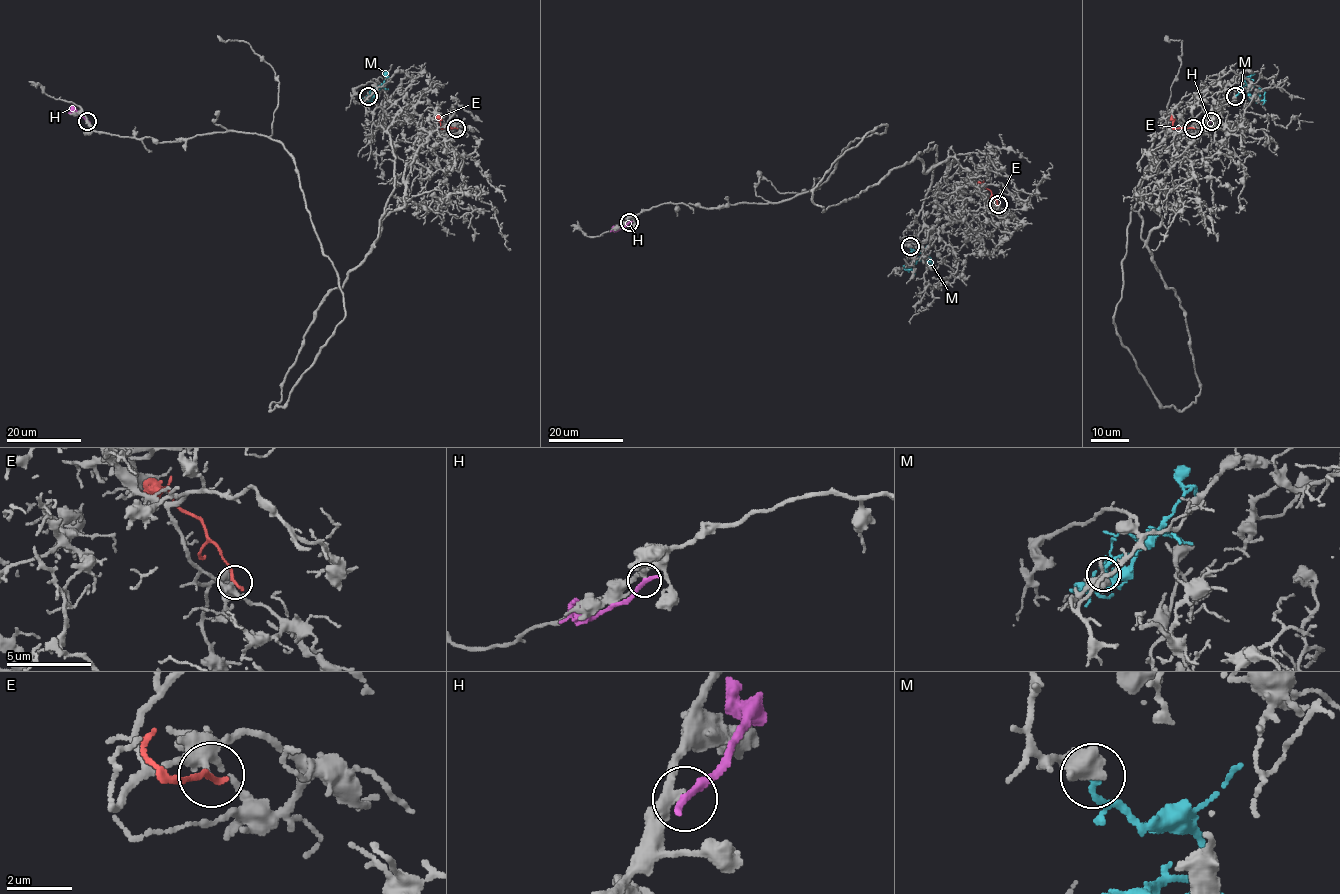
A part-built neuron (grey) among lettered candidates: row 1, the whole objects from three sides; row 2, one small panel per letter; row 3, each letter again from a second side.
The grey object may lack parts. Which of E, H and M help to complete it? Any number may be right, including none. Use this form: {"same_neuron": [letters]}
{"same_neuron": ["M"]}

